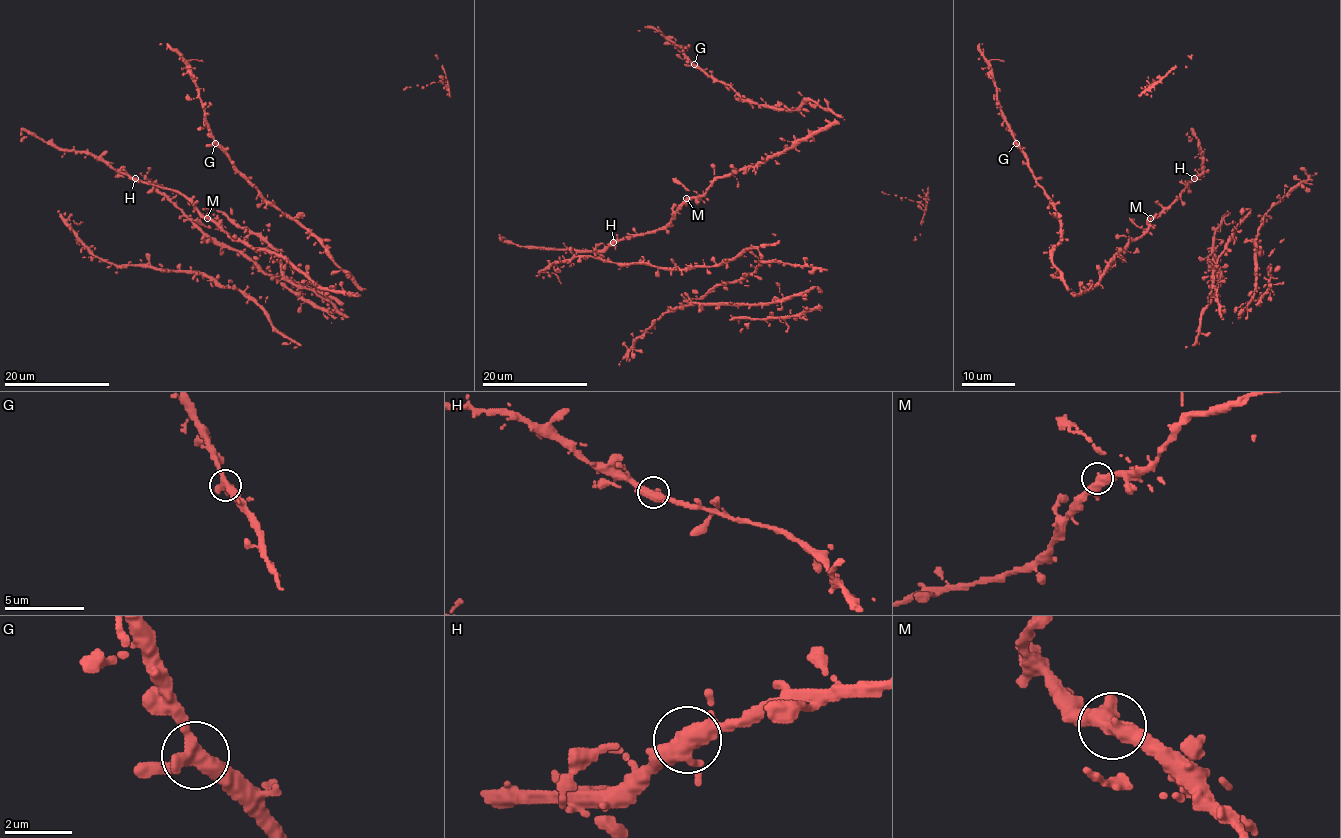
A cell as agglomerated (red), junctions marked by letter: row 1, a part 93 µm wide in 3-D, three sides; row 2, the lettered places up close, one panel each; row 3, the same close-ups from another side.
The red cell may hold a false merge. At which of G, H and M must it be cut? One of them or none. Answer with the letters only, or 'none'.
none

